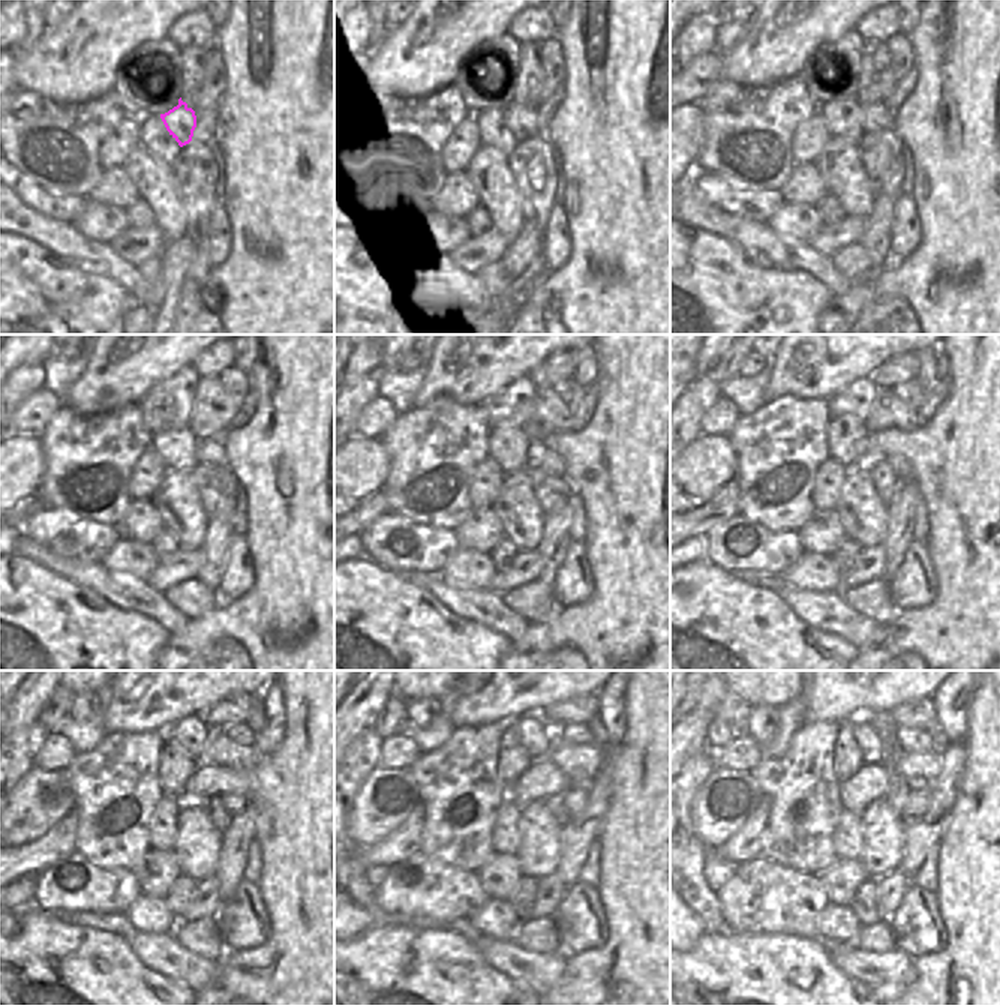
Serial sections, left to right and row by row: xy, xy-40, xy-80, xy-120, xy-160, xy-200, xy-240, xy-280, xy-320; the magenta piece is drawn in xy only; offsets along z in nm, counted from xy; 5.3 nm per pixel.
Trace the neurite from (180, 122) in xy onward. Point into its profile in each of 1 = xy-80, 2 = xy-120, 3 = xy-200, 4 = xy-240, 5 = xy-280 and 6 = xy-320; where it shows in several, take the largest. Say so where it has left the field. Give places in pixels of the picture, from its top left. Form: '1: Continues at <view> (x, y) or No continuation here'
1: Continues at xy-80 (876, 116)
2: Continues at xy-120 (210, 452)
3: Continues at xy-200 (898, 464)
4: Continues at xy-240 (233, 803)
5: Continues at xy-280 (574, 800)
6: Continues at xy-320 (916, 804)

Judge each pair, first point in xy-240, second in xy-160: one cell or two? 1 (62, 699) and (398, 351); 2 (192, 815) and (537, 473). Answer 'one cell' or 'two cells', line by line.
1: one cell
2: two cells

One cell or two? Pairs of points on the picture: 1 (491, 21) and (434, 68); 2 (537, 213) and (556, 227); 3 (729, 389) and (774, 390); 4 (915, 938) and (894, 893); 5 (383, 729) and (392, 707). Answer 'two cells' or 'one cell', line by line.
1: one cell
2: two cells
3: two cells
4: two cells
5: one cell

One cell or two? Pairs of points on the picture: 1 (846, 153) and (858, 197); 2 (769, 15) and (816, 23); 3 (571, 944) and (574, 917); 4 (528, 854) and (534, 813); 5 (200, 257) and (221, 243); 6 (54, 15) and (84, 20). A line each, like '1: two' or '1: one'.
1: one
2: one
3: one
4: one
5: two
6: two

